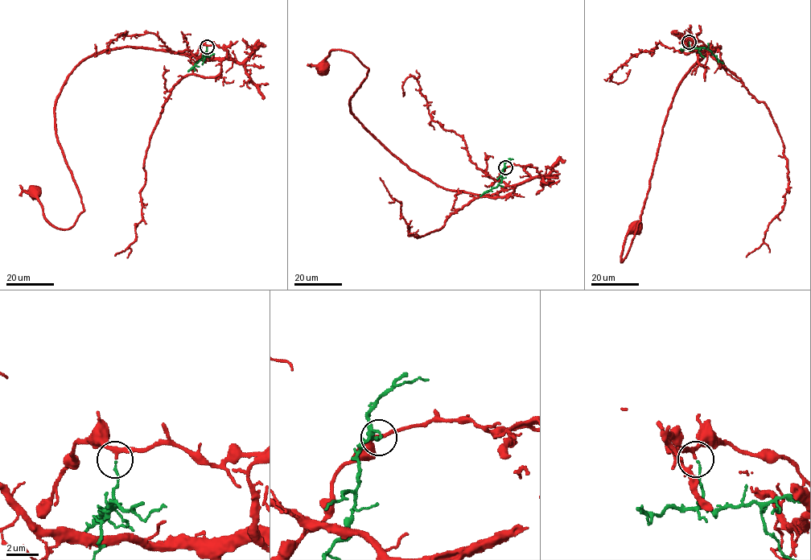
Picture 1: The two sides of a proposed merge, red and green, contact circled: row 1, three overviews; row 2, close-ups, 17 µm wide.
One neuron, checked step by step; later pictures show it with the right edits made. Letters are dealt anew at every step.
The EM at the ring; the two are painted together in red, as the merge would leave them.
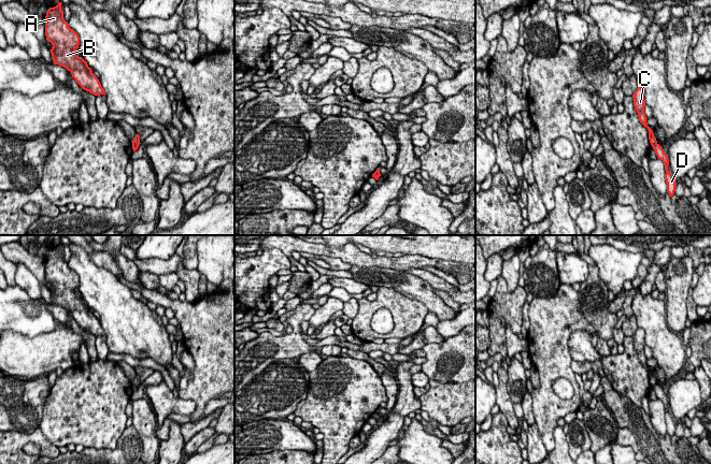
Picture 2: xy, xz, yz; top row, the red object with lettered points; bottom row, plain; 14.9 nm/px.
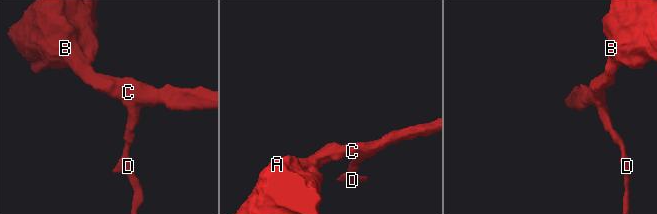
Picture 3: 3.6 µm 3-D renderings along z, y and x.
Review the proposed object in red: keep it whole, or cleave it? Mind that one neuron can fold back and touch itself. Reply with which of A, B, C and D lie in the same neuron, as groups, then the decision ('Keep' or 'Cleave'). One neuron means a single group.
Groups: A B C / D. Cleave

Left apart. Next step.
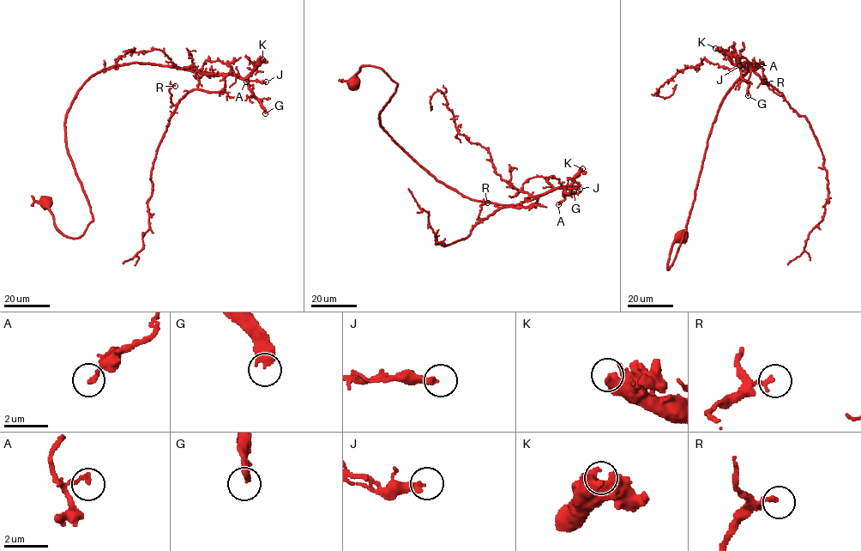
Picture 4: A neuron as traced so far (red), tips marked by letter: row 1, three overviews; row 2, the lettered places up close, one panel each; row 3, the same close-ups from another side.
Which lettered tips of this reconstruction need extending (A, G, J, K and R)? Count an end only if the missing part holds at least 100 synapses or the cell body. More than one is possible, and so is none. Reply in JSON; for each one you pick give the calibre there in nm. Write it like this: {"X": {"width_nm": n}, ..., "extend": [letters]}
{"G": {"width_nm": 400}, "K": {"width_nm": 400}, "extend": ["G", "K"]}

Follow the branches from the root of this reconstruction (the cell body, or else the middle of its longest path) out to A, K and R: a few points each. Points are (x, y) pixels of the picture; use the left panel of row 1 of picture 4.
A: (44, 203), (69, 237), (93, 220), (65, 119), (100, 71), (135, 63), (231, 74), (253, 95), (246, 81)
K: (44, 203), (69, 237), (93, 220), (65, 129), (93, 76), (135, 63), (248, 78), (262, 59)
R: (44, 203), (69, 237), (93, 220), (65, 129), (85, 81), (135, 63), (225, 86), (173, 105), (175, 86)

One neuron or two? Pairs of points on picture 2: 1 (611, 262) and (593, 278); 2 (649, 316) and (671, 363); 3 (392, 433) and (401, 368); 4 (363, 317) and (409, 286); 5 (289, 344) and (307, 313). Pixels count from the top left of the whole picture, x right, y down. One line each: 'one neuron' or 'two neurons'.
1: two neurons
2: one neuron
3: one neuron
4: two neurons
5: one neuron

